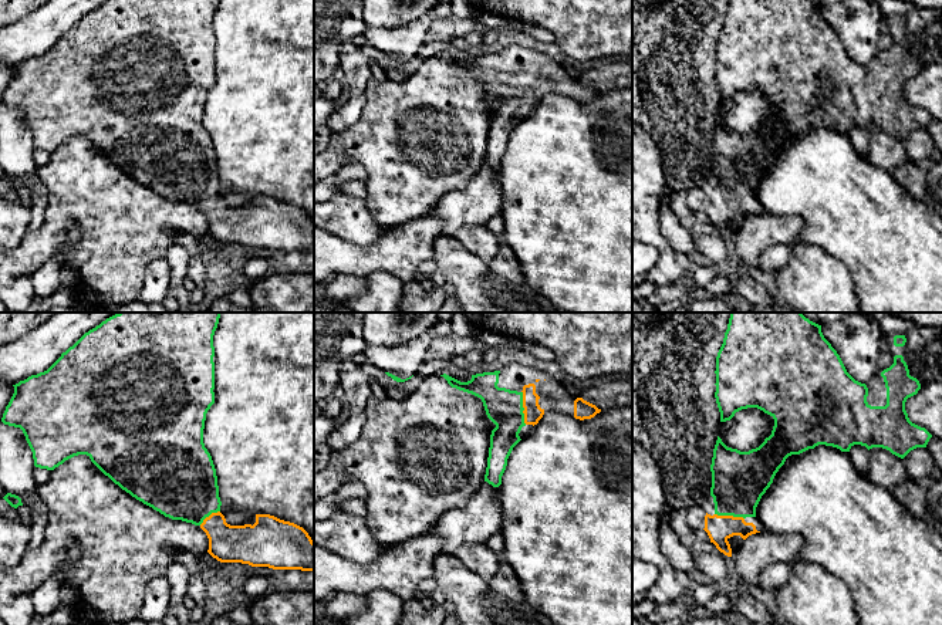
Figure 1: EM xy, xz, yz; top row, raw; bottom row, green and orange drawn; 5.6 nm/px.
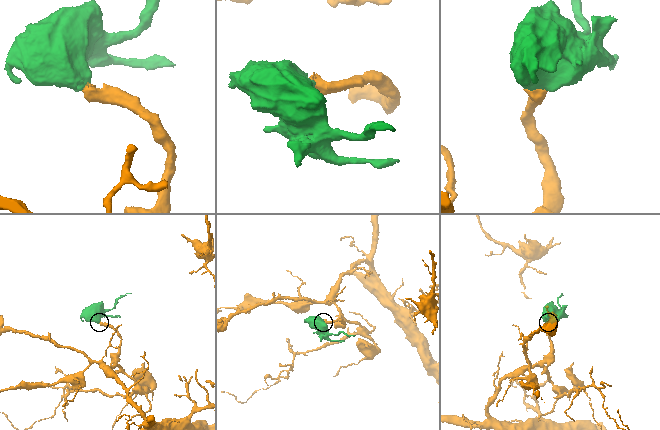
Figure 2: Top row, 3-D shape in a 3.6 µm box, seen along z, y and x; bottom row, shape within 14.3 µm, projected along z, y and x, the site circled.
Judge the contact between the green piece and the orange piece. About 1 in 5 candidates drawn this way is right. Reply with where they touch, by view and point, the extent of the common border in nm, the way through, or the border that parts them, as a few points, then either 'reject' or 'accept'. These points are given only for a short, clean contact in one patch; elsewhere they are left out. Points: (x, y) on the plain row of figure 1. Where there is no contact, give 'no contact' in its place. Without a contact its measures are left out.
contact xz (523, 90); length 190 nm; way xz (505, 90), (523, 90), (533, 94); accept

